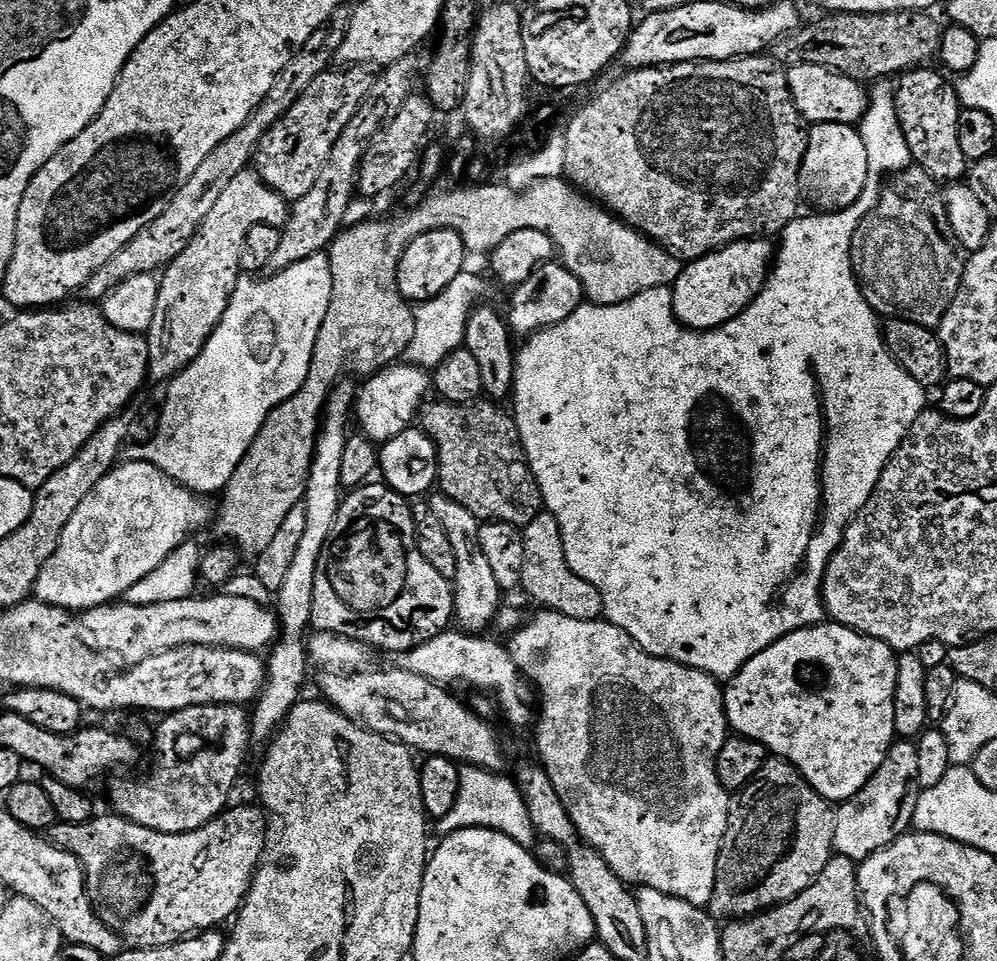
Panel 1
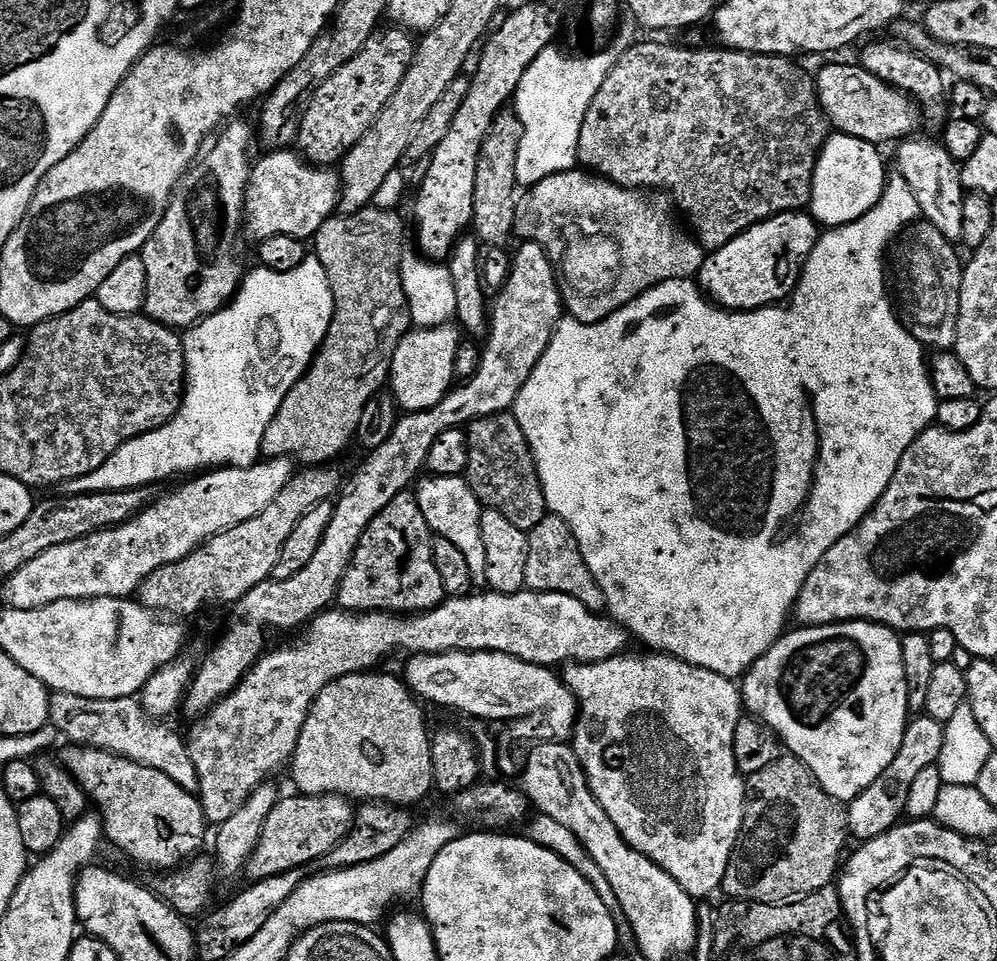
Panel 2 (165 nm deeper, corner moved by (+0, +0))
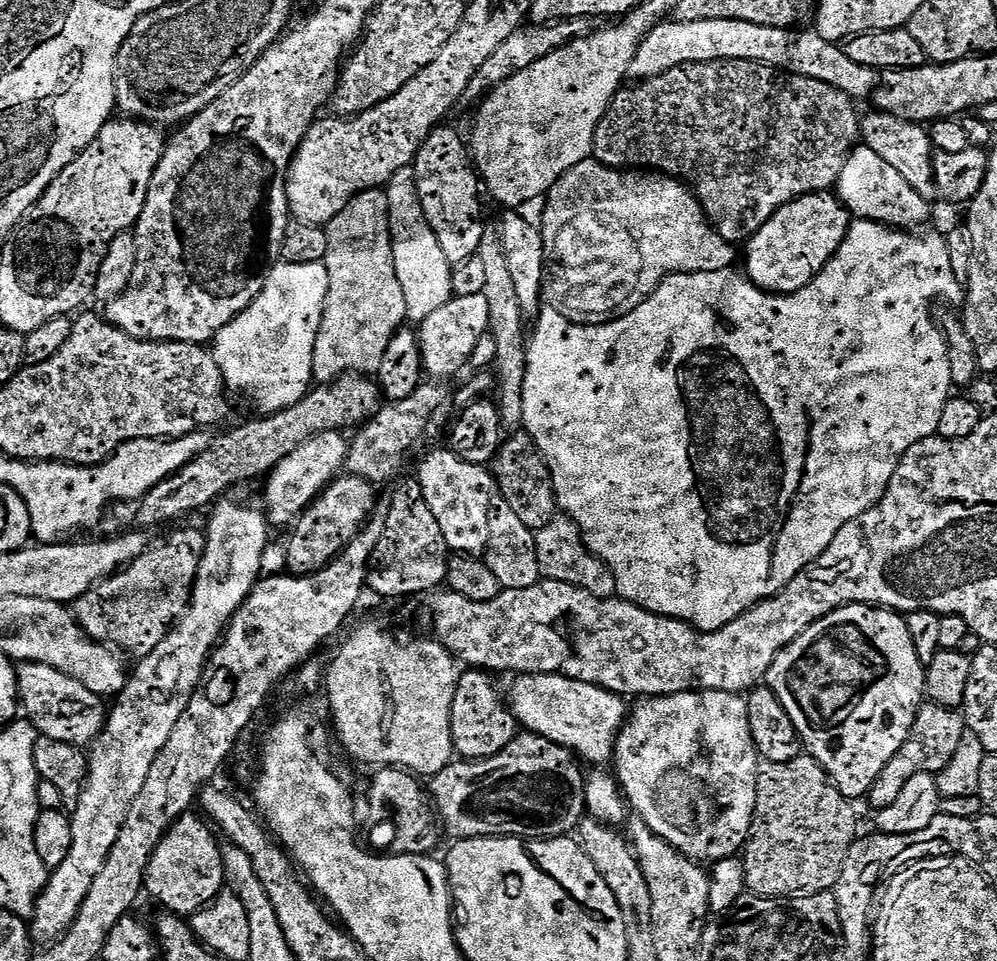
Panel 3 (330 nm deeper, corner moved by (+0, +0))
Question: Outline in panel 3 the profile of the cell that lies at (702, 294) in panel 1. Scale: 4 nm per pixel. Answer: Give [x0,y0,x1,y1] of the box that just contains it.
[742,195,850,294]

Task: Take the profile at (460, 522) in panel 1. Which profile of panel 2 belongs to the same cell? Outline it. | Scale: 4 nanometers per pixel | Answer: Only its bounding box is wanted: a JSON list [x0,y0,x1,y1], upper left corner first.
[414,474,486,585]

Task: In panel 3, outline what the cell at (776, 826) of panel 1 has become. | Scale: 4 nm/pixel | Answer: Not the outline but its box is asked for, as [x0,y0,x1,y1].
[742,754,857,898]

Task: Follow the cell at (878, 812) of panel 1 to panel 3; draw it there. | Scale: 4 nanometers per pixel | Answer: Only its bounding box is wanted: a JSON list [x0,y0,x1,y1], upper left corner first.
[867,703,966,810]

